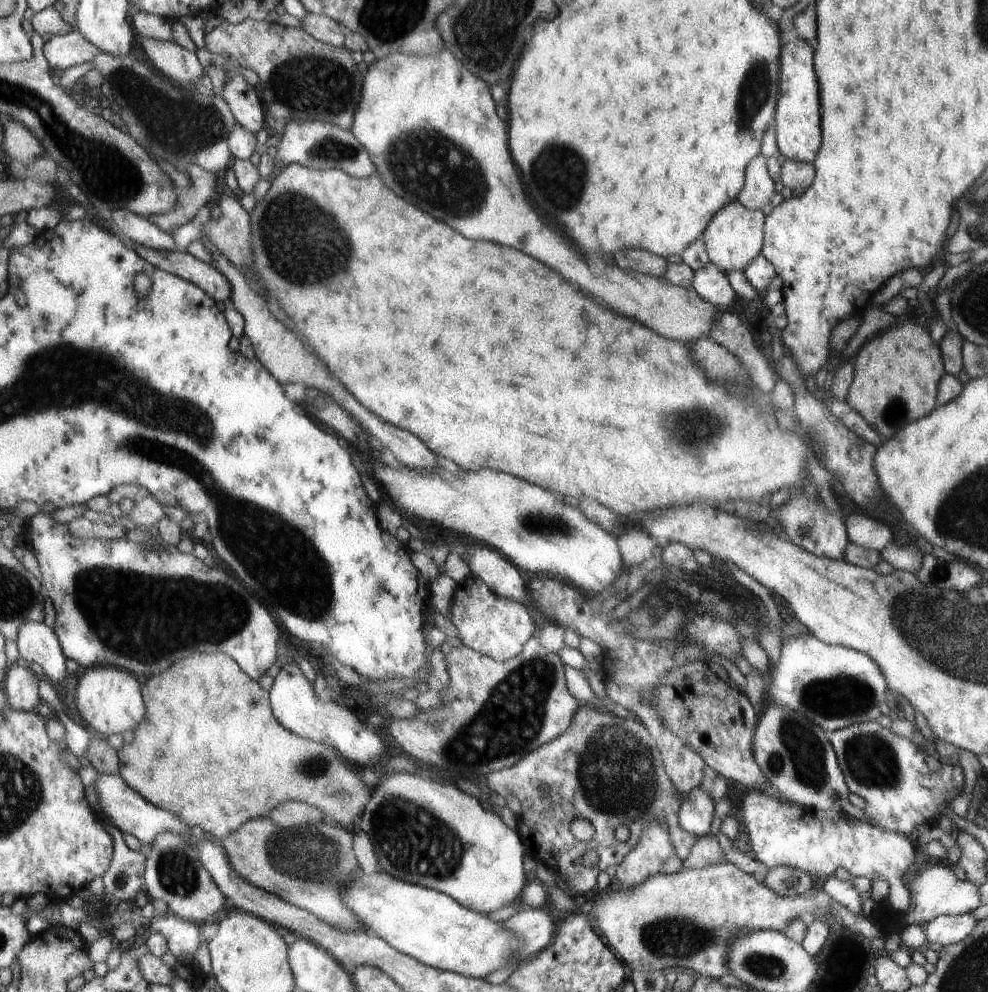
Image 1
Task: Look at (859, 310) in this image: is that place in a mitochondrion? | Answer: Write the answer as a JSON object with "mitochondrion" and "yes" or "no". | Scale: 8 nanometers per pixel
{"mitochondrion":"no"}

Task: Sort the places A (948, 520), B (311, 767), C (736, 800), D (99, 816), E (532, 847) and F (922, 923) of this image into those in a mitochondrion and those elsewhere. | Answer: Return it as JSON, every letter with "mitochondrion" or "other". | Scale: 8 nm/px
{"A":"mitochondrion","B":"mitochondrion","C":"other","D":"other","E":"other","F":"other"}

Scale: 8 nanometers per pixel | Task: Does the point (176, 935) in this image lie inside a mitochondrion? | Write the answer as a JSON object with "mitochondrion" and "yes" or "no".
{"mitochondrion":"no"}

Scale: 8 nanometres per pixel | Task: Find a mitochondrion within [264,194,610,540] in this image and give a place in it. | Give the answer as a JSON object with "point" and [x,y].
{"point":[531,521]}

